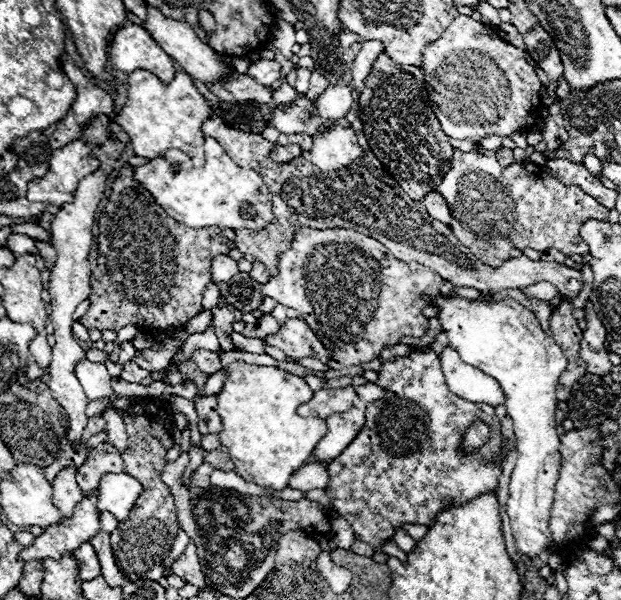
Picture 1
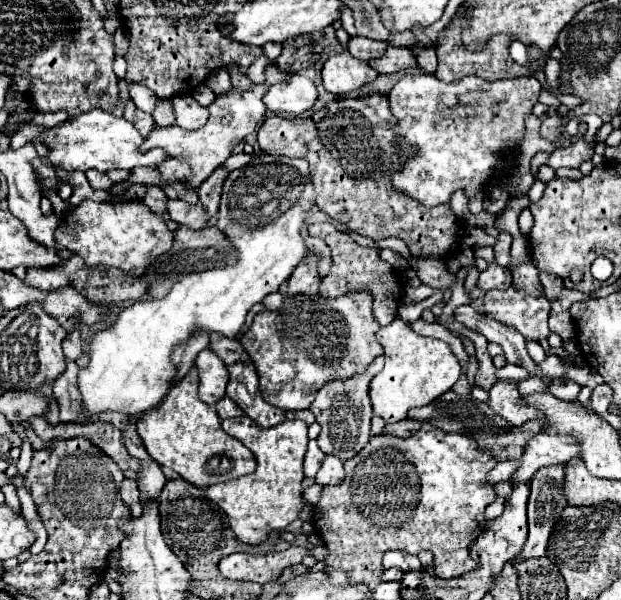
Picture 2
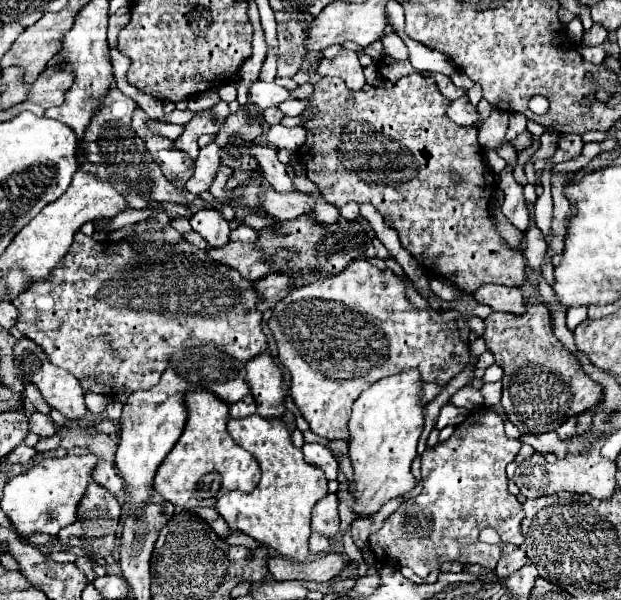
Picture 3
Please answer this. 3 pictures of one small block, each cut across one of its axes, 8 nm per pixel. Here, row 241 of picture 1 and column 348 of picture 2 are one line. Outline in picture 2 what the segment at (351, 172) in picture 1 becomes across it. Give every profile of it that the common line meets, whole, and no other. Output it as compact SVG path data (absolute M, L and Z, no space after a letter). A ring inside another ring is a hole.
M312 224L310 236L320 236L332 250L332 268L330 274L320 282L320 294L336 298L346 292L366 290L374 298L374 318L380 324L390 324L390 320L396 318L398 304L400 304L400 280L394 272L394 268L380 258L376 248L364 248L352 240L350 234L336 230L332 224ZM378 356L374 364L366 368L366 372L352 376L348 380L330 380L316 392L316 398L310 404L310 410L314 412L316 422L322 426L322 432L318 436L318 446L324 454L336 454L340 460L348 460L356 456L370 440L370 418L374 410L370 404L368 386L370 386L370 380L382 368L384 368L384 356Z

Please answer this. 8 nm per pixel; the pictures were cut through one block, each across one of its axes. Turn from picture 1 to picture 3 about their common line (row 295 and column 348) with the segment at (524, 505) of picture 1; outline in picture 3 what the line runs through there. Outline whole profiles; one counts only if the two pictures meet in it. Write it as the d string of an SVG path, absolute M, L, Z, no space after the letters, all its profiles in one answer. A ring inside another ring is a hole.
M406 370L384 380L378 380L358 396L350 418L350 450L354 466L354 512L370 516L392 498L398 498L414 488L410 464L416 458L416 444L424 428L422 376L418 370Z

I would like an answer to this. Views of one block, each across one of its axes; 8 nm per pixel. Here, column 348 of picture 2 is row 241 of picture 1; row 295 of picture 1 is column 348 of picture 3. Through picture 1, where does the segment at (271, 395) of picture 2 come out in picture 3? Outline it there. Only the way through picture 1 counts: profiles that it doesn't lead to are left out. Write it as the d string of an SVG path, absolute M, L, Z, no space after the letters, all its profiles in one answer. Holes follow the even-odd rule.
M352 260L342 272L294 288L282 298L268 320L268 328L274 334L278 346L278 360L290 370L292 386L290 396L300 410L302 418L310 424L310 430L328 440L348 440L348 420L354 400L384 376L392 376L402 370L416 368L424 382L446 384L450 382L470 360L470 328L466 316L456 310L436 312L418 310L404 294L404 284L390 270L380 270L366 260Z

